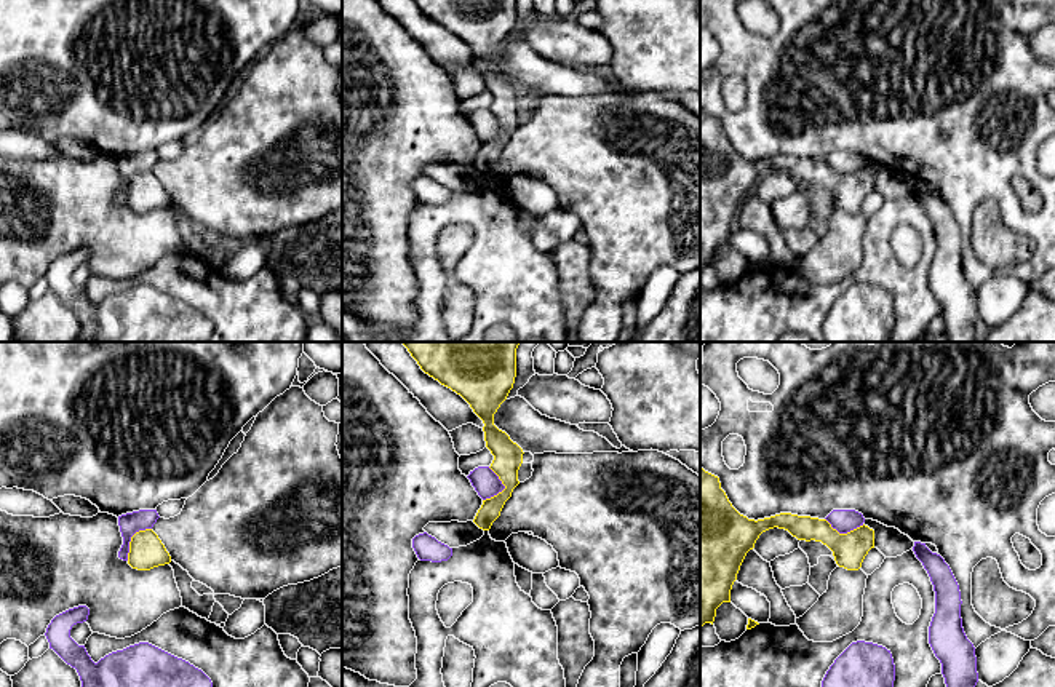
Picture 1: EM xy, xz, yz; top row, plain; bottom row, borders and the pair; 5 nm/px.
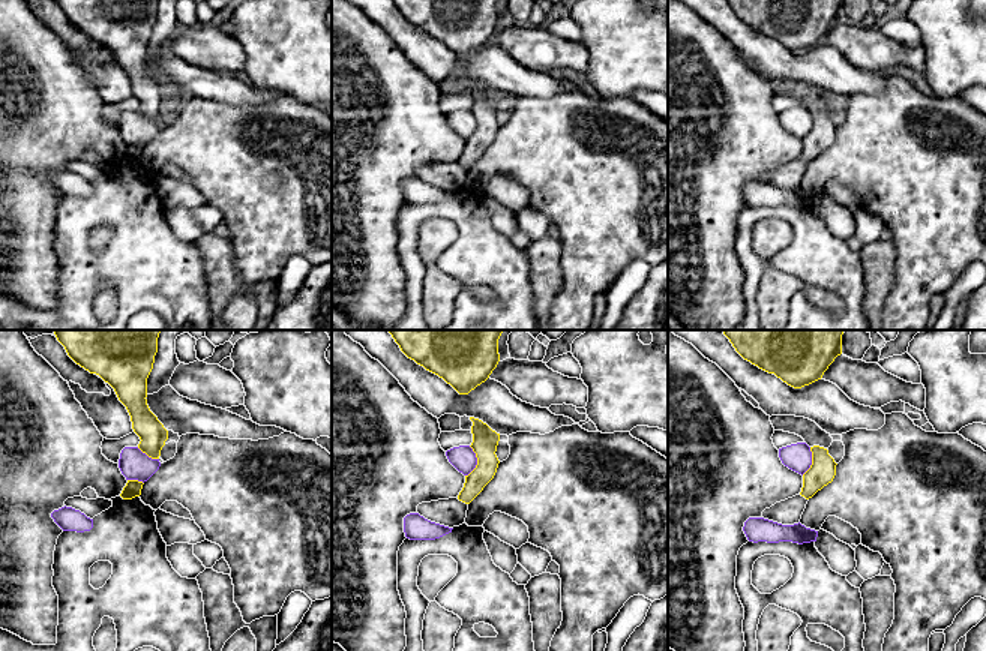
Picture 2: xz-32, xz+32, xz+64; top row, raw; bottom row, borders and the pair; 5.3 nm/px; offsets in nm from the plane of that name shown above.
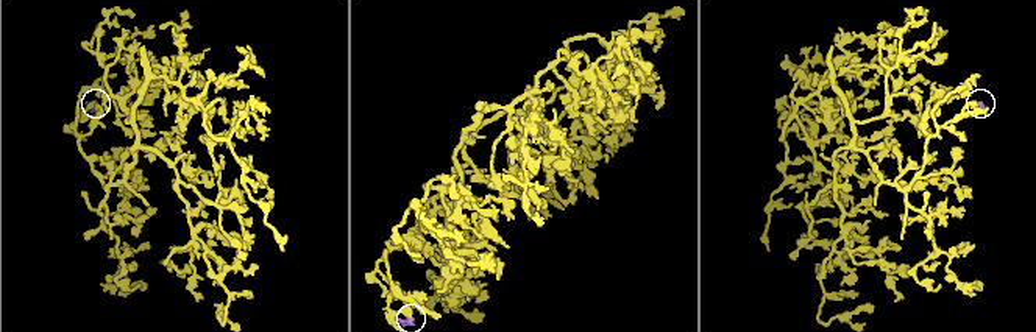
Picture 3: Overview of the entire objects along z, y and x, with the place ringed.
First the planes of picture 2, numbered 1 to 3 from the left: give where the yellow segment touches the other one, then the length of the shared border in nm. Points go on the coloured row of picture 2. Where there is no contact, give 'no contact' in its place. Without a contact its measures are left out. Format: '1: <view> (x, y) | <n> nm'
1: xz-32 (146, 455) | 140 nm
2: xz+32 (476, 461) | 170 nm
3: xz+64 (811, 461) | 160 nm

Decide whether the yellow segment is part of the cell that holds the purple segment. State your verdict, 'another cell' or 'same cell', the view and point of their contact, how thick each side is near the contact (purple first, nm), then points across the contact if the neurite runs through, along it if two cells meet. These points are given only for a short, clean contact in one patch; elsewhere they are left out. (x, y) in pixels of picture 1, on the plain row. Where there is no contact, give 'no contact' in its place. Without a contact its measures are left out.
another cell; meets purple in xy at (130, 181); 110 nm thick on the purple side, 180 nm on the other; border along xy (151, 170), (139, 171), (131, 179), (127, 202)

